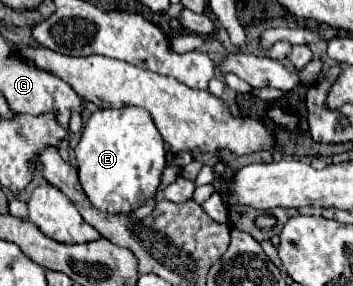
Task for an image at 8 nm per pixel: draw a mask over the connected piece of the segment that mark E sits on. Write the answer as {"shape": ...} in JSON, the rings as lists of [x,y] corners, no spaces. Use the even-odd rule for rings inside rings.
{"shape":[[[143,107],[99,109],[89,115],[83,137],[75,147],[79,181],[89,201],[105,213],[135,211],[143,199],[153,197],[165,169],[165,141],[151,113]],[[111,197],[121,201],[107,201]]]}

